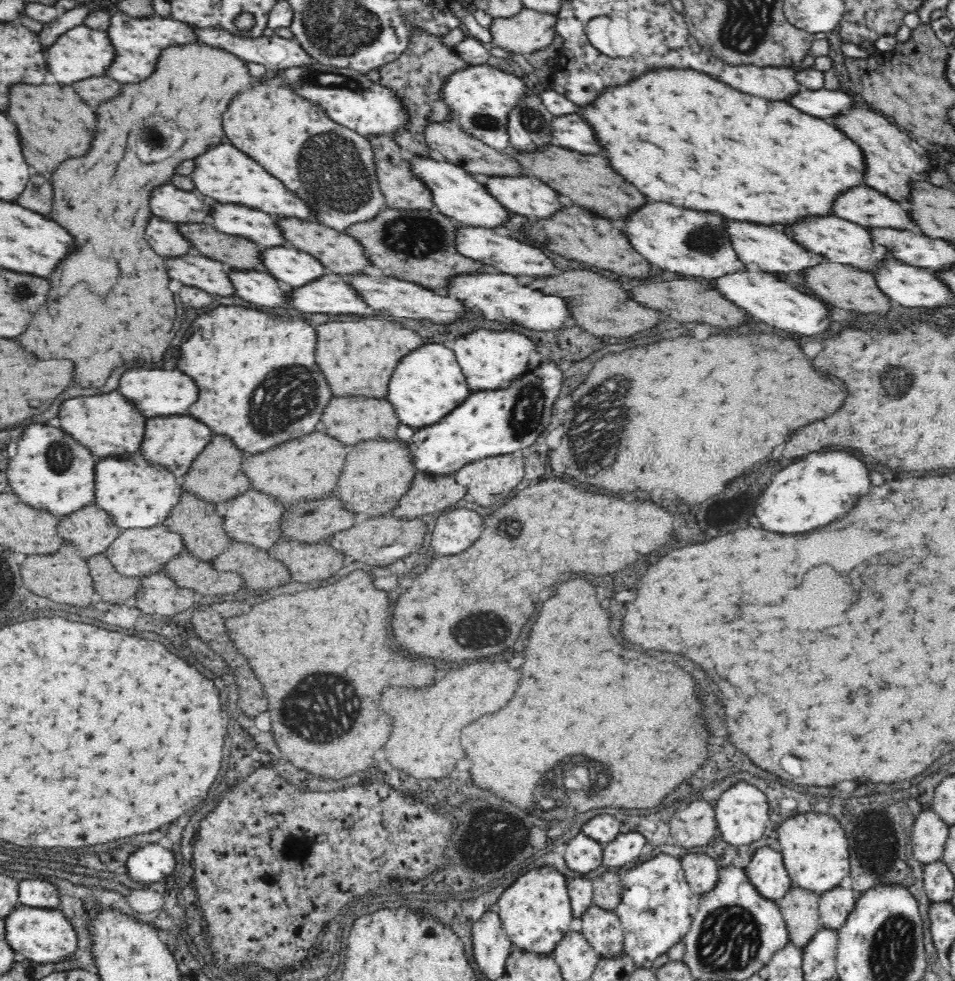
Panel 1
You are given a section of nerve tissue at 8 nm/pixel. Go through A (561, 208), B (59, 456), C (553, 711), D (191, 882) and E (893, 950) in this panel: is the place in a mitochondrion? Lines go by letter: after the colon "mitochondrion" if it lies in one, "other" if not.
A: other
B: mitochondrion
C: other
D: other
E: mitochondrion

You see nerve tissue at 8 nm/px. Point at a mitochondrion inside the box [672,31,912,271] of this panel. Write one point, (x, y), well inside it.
(705, 237)

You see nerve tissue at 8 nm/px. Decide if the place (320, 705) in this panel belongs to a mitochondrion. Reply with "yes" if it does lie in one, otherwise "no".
yes

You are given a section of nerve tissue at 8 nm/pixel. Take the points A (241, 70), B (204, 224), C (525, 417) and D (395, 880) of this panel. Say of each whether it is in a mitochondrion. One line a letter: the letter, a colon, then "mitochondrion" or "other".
A: other
B: other
C: mitochondrion
D: other

